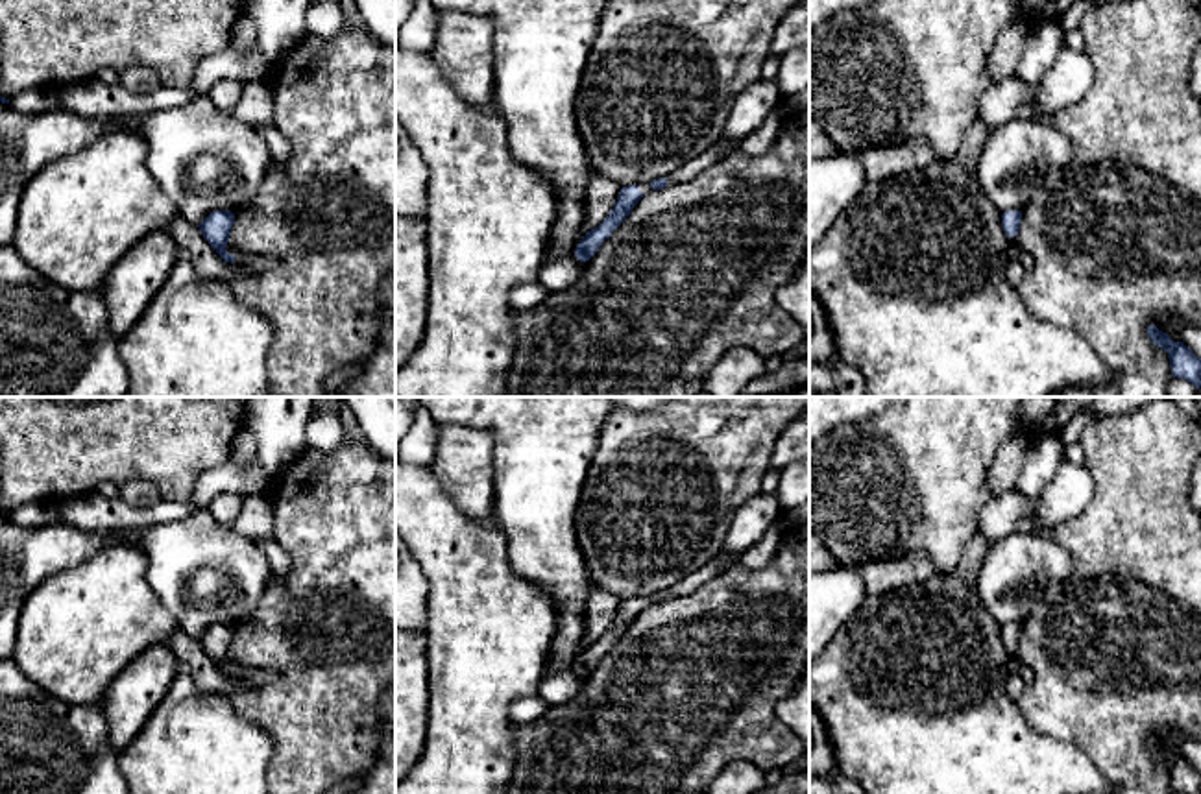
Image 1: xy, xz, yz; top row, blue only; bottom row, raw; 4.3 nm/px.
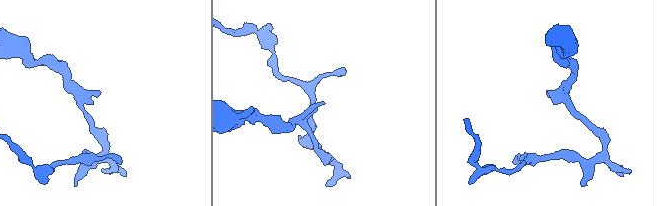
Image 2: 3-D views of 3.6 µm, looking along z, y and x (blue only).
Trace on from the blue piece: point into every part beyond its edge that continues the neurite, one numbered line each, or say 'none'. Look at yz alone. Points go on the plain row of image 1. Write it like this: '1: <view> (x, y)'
1: yz (1015, 665)

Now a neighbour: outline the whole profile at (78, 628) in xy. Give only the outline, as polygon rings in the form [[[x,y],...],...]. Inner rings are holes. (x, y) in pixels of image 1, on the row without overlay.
[[[107,543],[92,558],[41,582],[22,604],[11,659],[48,694],[67,704],[100,704],[109,683],[140,652],[168,643],[179,628],[146,578],[148,559],[133,543]]]

